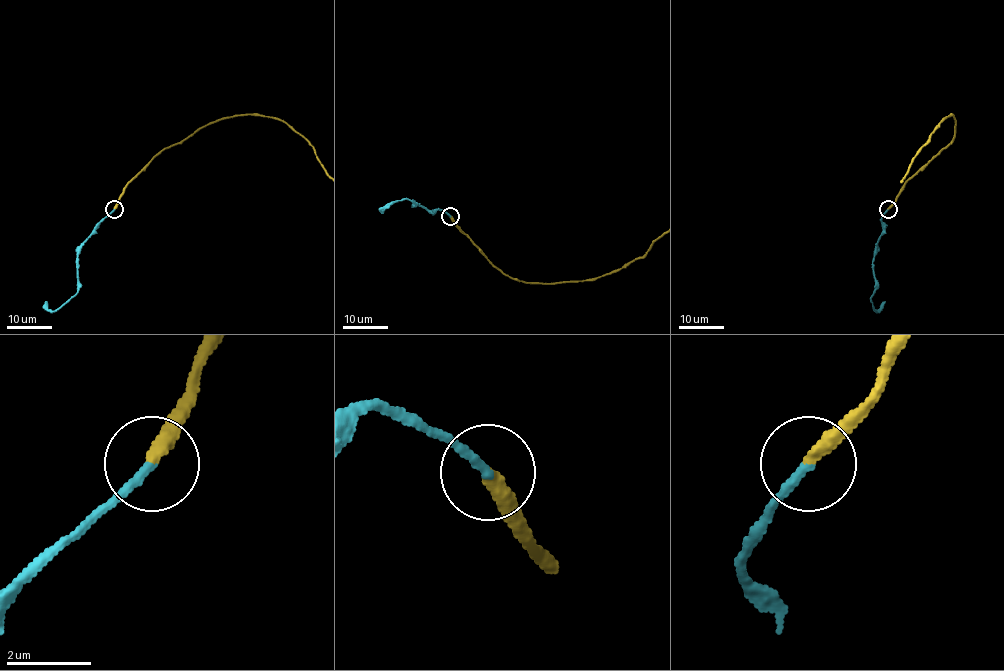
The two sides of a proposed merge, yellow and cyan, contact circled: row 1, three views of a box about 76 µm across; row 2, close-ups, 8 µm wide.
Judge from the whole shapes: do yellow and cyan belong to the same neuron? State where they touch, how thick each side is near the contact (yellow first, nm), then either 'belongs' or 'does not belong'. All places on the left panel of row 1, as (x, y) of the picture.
at (114, 209); 360 nm thick on the yellow side, 220 nm on the other; belongs

